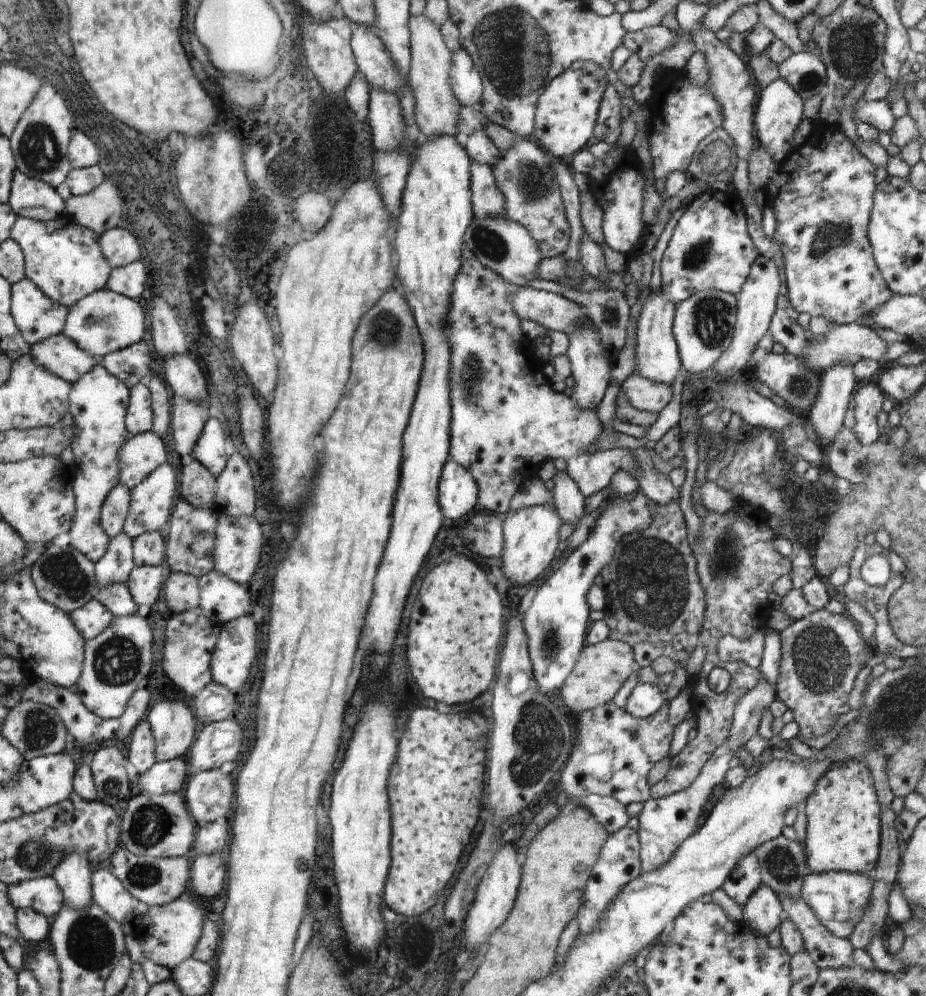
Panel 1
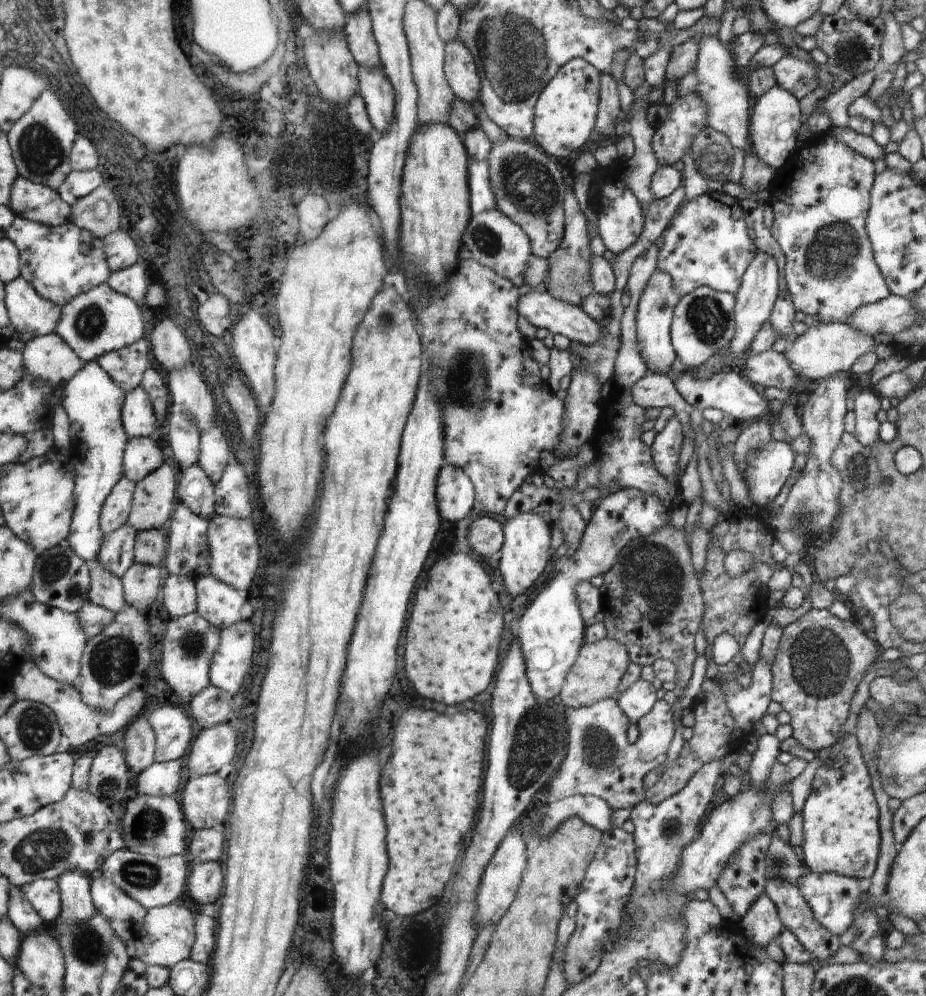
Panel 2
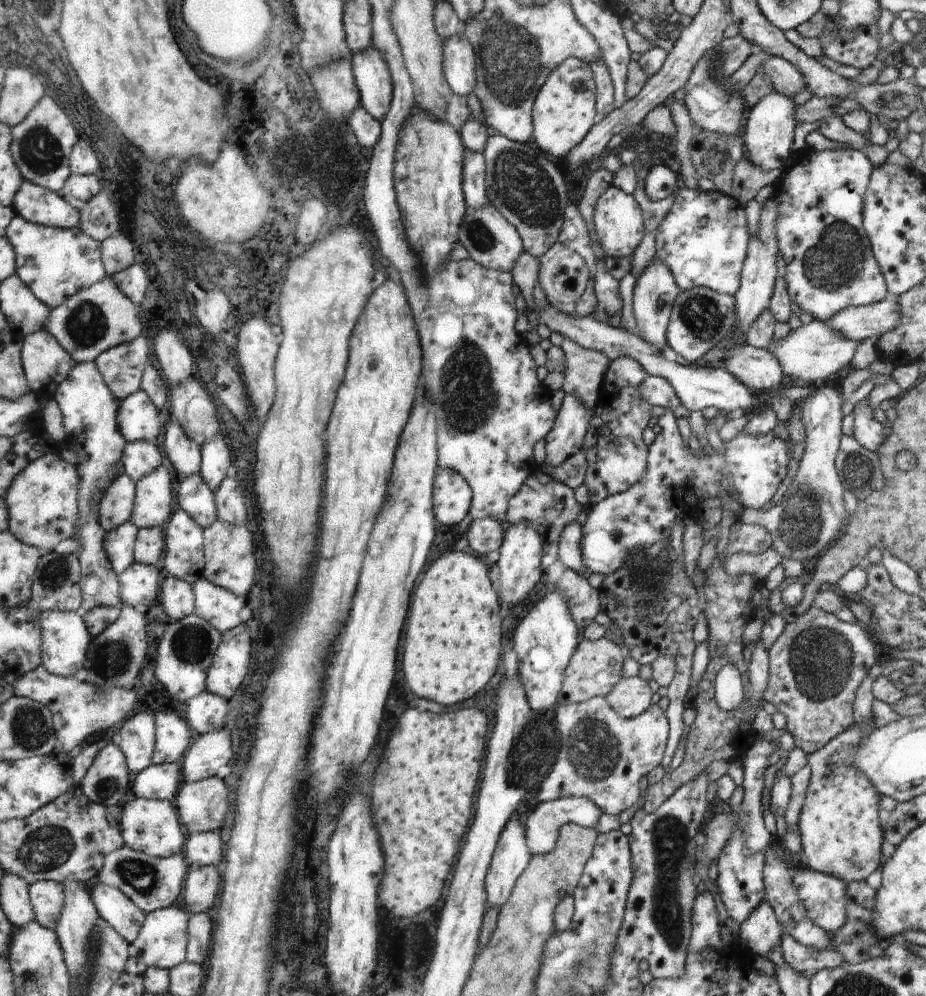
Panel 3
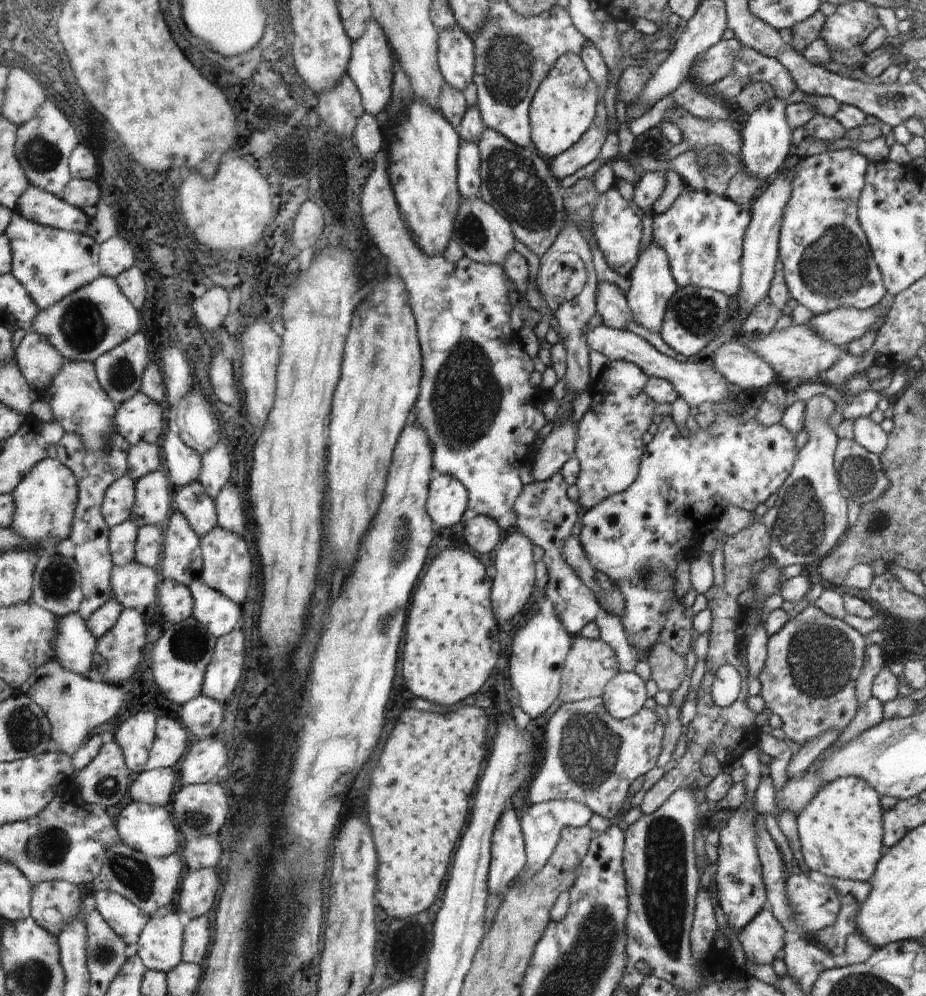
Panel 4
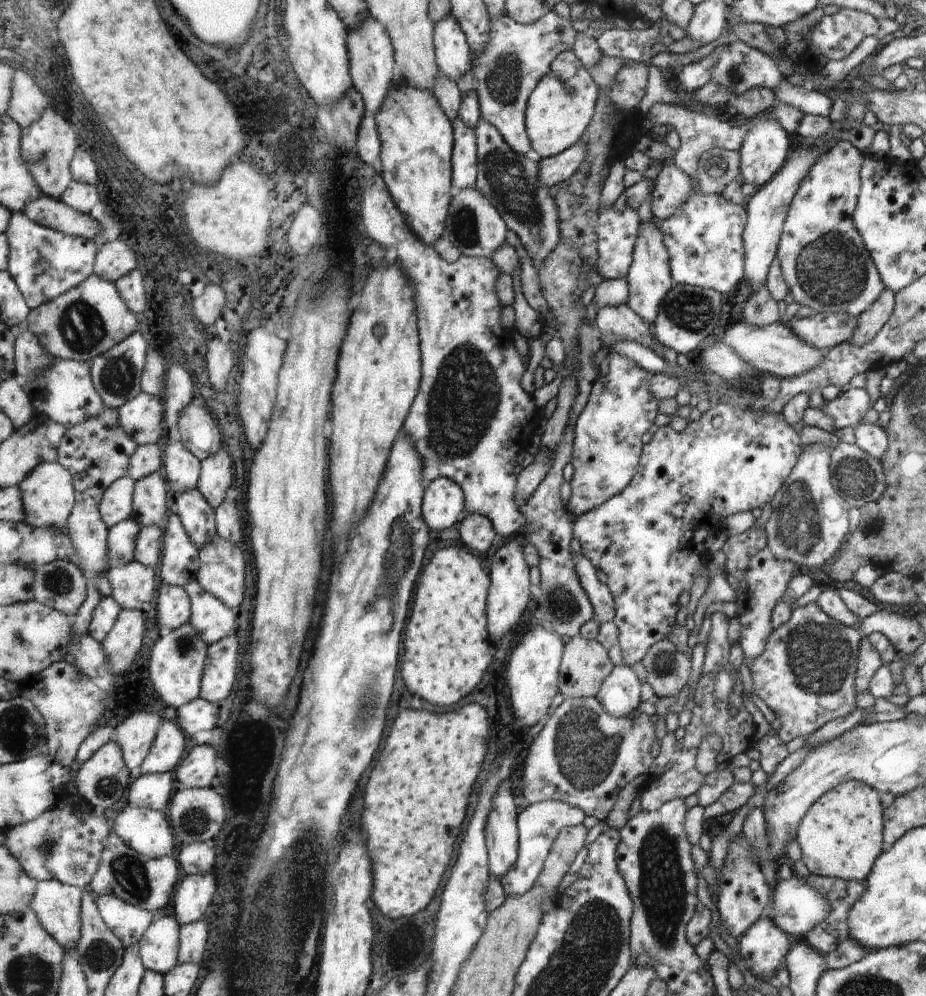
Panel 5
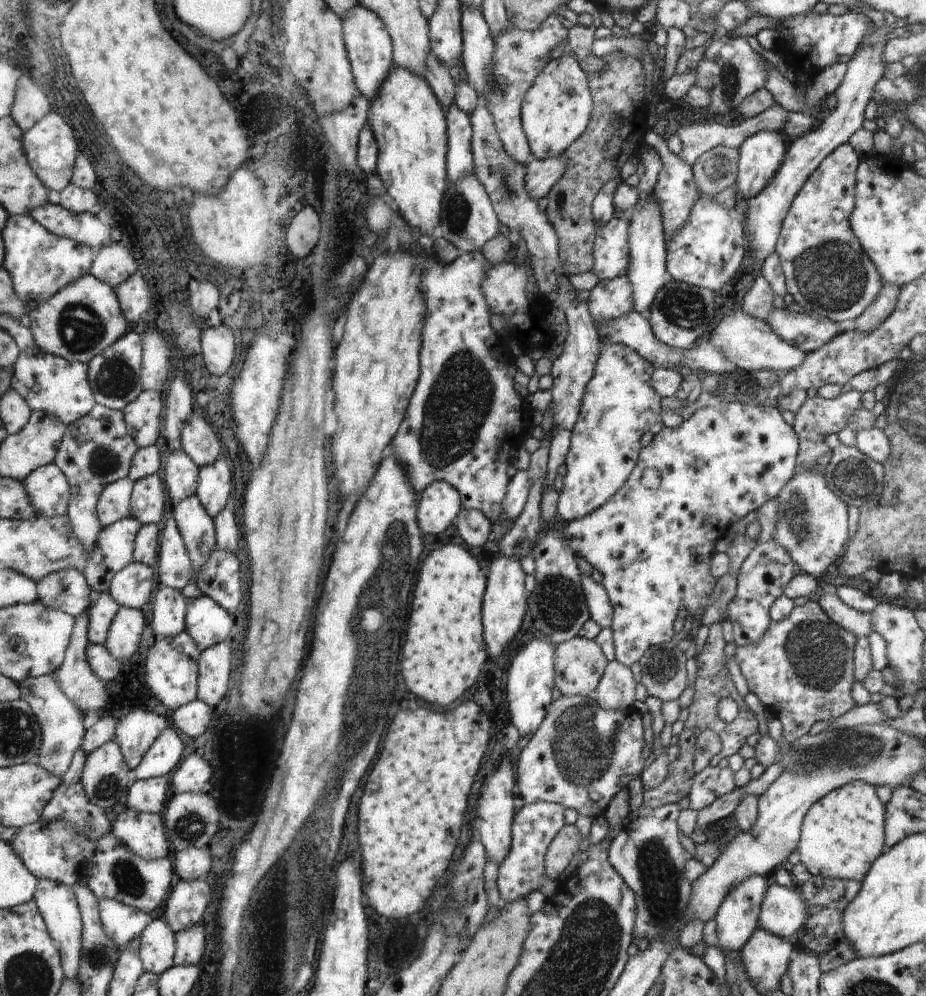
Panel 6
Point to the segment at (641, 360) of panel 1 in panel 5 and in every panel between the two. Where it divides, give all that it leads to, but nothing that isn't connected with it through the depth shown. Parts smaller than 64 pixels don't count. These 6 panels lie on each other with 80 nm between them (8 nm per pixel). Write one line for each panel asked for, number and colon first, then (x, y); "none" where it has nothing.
2: (655, 311)
3: (655, 289)
4: (651, 282)
5: (649, 276)

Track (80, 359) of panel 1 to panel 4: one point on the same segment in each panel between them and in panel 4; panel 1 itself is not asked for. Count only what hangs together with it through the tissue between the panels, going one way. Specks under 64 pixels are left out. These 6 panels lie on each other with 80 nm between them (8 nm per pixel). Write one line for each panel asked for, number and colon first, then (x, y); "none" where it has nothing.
2: (50, 358)
3: (44, 359)
4: (37, 359)

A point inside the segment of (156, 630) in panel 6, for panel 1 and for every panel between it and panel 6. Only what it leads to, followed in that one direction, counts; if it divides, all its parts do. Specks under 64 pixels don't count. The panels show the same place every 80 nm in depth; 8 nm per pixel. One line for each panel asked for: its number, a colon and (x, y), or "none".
1: (181, 592)
2: (180, 597)
3: (177, 596)
4: (177, 603)
5: (173, 606)

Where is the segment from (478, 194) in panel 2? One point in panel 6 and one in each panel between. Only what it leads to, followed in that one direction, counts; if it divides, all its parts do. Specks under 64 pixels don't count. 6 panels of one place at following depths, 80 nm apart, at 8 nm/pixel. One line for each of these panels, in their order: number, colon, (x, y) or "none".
3: (474, 188)
4: (469, 156)
5: (464, 156)
6: (459, 158)

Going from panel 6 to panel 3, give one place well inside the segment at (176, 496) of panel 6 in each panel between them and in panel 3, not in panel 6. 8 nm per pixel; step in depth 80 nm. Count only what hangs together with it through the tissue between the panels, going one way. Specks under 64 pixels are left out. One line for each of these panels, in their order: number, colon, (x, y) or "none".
3: (185, 455)
4: (184, 465)
5: (182, 468)

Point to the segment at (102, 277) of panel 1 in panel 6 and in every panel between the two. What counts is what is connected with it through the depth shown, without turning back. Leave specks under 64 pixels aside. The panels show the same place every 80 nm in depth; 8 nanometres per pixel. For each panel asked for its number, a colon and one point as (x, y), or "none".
2: (63, 262)
3: (55, 263)
4: (51, 263)
5: (45, 263)
6: (41, 264)

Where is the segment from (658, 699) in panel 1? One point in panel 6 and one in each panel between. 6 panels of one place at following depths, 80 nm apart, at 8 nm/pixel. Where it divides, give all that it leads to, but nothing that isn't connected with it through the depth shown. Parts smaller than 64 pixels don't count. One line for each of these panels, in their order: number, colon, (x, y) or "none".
2: (637, 700)
3: (629, 697)
4: (624, 695)
5: (620, 694)
6: (616, 690)

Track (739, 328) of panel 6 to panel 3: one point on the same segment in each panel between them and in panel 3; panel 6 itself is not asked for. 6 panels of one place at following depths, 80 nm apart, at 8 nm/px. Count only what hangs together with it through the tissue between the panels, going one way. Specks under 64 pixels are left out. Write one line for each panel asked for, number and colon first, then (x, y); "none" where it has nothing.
3: (813, 352)
4: (797, 351)
5: (773, 349)

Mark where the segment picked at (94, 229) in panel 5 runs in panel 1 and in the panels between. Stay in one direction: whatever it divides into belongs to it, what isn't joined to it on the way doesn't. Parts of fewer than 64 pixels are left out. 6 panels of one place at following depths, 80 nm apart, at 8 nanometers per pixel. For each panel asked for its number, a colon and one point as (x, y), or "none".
1: (33, 198)
2: (36, 202)
3: (42, 206)
4: (36, 204)

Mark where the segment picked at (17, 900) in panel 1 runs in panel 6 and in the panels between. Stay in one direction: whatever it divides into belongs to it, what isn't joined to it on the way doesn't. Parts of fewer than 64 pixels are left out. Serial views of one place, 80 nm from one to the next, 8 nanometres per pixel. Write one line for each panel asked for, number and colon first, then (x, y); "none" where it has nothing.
2: (43, 894)
3: (48, 897)
4: (54, 904)
5: (58, 906)
6: (57, 902)

